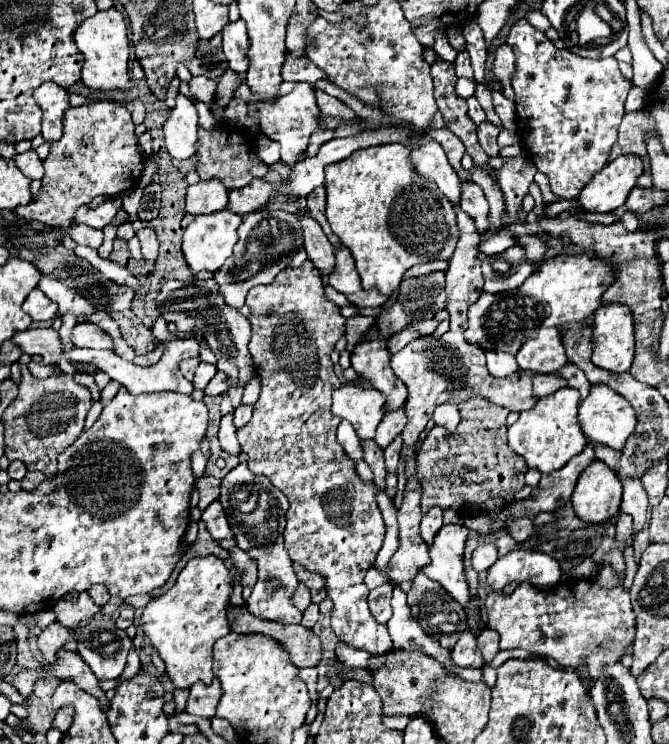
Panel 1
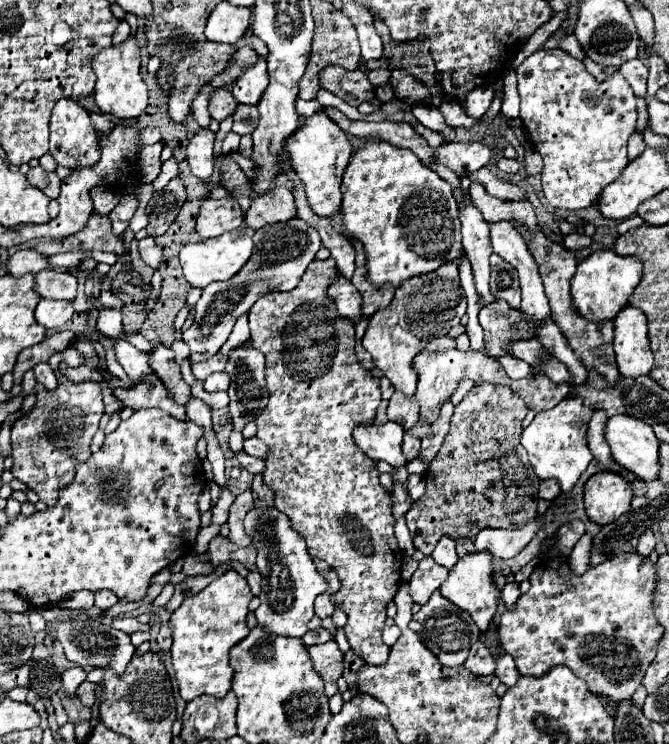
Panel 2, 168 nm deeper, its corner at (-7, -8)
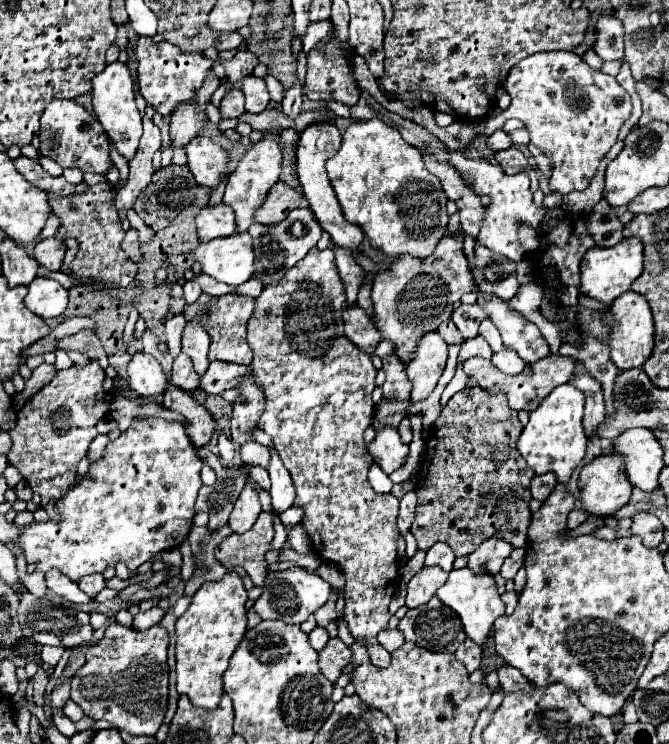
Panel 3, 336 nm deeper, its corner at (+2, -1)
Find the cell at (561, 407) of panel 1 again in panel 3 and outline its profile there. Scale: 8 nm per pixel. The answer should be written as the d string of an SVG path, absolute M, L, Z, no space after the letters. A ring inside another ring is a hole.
M563 384L555 388L551 396L547 396L529 414L529 422L517 440L517 450L533 468L535 474L555 472L557 482L565 484L571 478L575 466L585 458L587 434L583 430L583 404L585 404L583 392L571 384Z

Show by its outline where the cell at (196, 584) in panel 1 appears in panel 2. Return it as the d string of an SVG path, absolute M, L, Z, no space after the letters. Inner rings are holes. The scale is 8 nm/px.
M226 571L212 581L204 591L188 597L170 617L174 631L172 663L176 679L180 683L180 695L184 701L192 701L200 695L212 695L222 699L230 691L234 669L230 667L230 649L240 643L248 633L246 615L252 601L250 587L236 571Z

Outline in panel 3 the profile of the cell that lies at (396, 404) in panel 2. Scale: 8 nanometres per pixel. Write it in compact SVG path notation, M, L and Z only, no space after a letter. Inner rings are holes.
M389 354L389 356L383 358L383 370L387 374L385 384L381 386L383 388L383 398L387 398L391 402L405 402L405 400L409 400L411 382L407 380L405 366L399 360L395 360L395 356Z

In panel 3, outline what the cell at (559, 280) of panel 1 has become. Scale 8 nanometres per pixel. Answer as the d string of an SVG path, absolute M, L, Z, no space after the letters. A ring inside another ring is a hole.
M625 238L611 248L591 248L581 260L581 294L611 304L617 296L631 288L631 282L643 272L643 244L637 238Z

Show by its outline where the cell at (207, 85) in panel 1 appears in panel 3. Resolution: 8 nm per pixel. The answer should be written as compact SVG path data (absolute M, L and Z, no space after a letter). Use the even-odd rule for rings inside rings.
M231 88L223 96L223 100L221 100L221 104L219 104L217 110L219 110L219 114L223 118L237 118L239 114L243 114L245 108L243 108L243 102L241 102L241 90L239 88Z

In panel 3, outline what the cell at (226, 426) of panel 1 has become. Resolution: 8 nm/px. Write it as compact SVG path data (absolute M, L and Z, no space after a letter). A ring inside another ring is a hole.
M247 466L247 470L249 470L249 476L251 476L261 488L269 490L269 474L267 474L265 468L261 468L261 466Z

